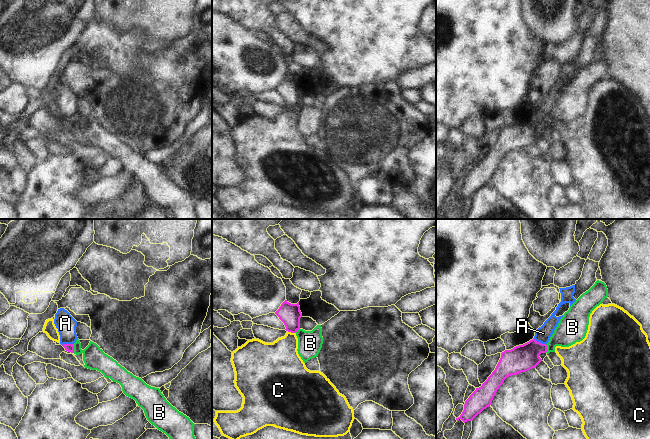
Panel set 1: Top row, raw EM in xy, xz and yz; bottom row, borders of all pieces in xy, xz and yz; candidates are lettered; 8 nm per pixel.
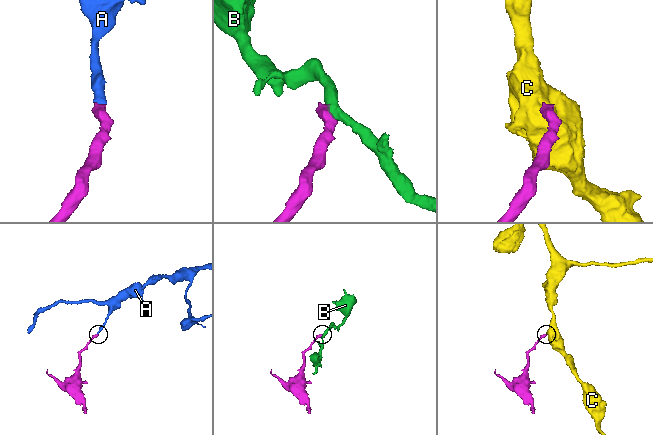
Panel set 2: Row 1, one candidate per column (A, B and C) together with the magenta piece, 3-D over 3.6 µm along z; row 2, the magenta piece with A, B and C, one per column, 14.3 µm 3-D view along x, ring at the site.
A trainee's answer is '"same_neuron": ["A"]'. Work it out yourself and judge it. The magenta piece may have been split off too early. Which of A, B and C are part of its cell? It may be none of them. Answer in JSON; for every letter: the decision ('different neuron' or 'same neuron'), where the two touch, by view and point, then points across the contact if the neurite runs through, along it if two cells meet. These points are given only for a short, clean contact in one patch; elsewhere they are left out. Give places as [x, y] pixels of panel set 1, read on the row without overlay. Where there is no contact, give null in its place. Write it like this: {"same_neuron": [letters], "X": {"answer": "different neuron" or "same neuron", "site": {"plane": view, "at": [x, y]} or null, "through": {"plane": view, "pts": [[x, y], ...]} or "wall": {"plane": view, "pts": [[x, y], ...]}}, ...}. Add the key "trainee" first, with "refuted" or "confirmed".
{"trainee": "confirmed", "same_neuron": ["A"], "A": {"answer": "same neuron", "site": {"plane": "yz", "at": [539, 118]}, "through": {"plane": "yz", "pts": [[522, 134], [539, 118], [543, 109]]}}, "B": {"answer": "different neuron", "site": {"plane": "xy", "at": [73, 124]}, "wall": {"plane": "xy", "pts": [[72, 120], [74, 128]]}}, "C": {"answer": "different neuron", "site": {"plane": "xz", "at": [291, 108]}, "wall": {"plane": "xz", "pts": [[287, 106], [295, 109]]}}}

